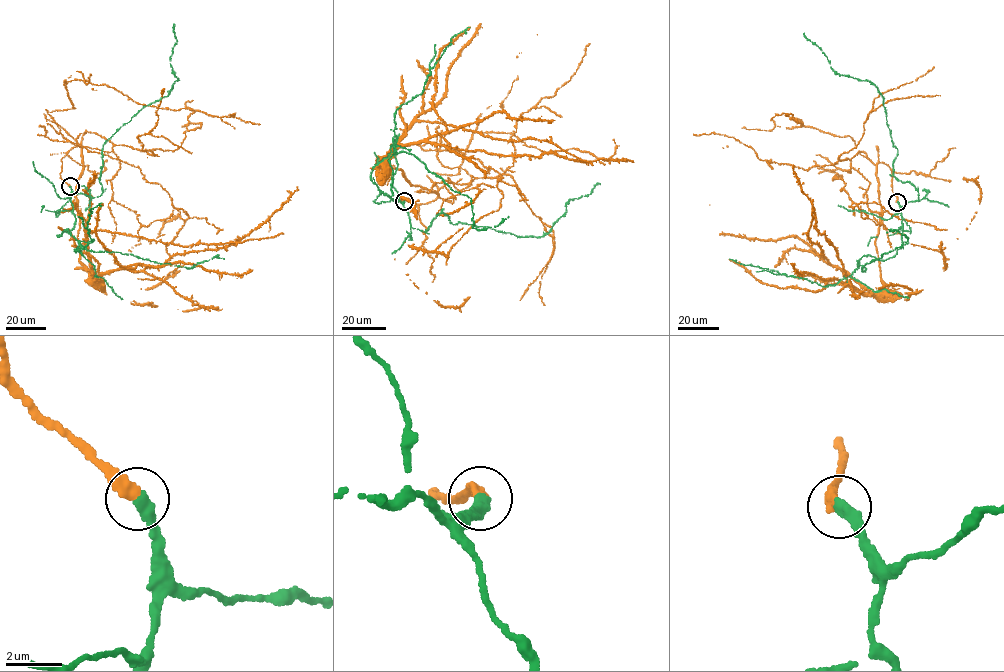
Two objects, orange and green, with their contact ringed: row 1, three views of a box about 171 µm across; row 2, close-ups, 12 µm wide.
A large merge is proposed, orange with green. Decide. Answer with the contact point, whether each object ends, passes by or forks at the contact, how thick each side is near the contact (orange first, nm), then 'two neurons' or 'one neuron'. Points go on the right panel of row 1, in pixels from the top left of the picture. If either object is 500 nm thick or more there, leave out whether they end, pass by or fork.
(897, 202) | orange ends | green ends | 420/400 nm | one neuron

